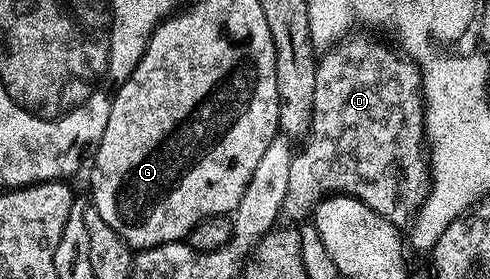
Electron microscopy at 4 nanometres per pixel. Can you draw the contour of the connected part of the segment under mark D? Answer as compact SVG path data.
M356 32L336 41L326 51L330 52L318 59L315 106L309 130L303 137L305 145L293 153L291 175L287 178L287 198L283 198L281 210L284 219L301 222L326 196L354 196L387 218L387 222L397 229L405 230L414 223L431 189L431 160L427 155L425 92L421 88L421 71L404 51L396 52L383 41Z

